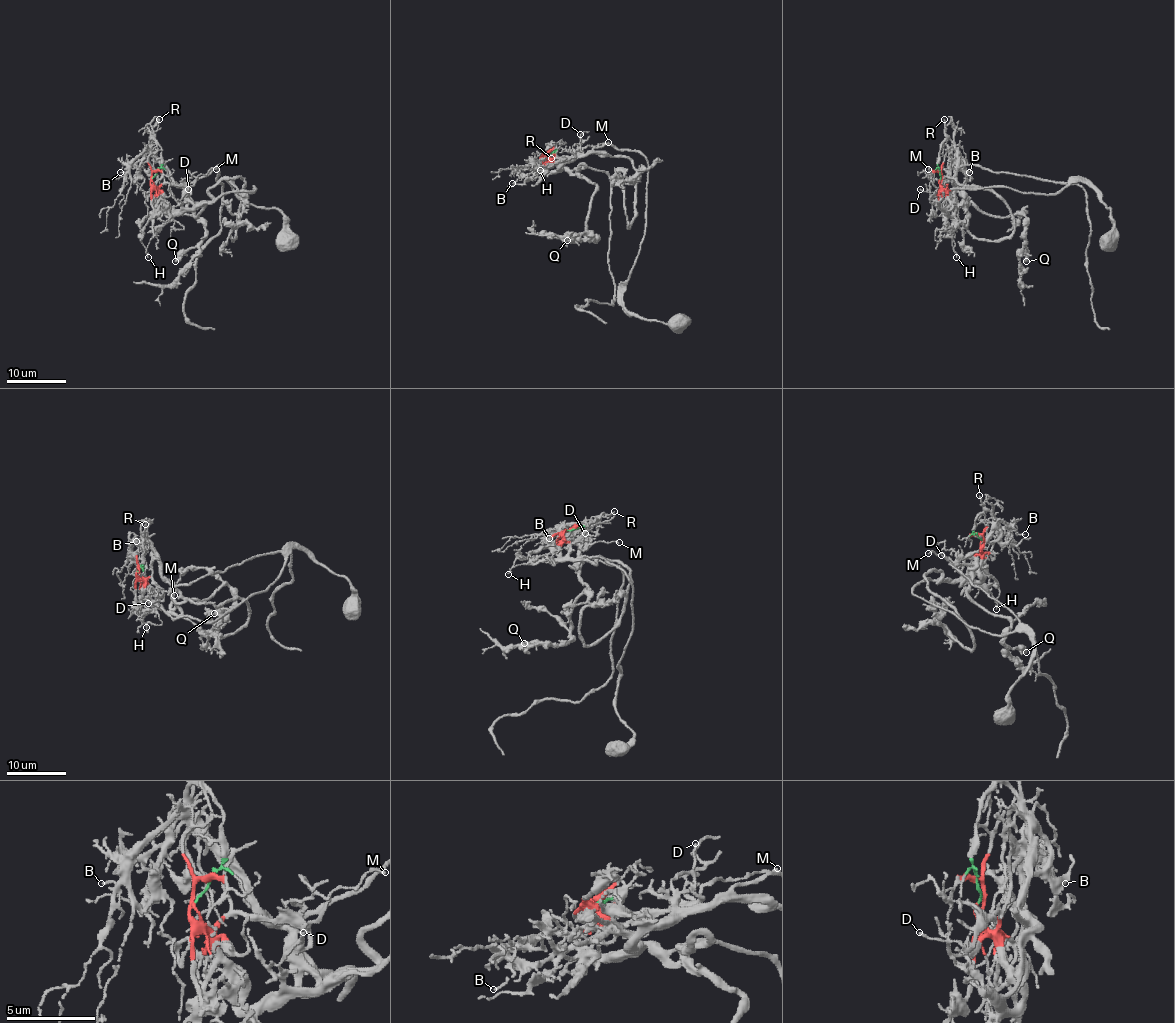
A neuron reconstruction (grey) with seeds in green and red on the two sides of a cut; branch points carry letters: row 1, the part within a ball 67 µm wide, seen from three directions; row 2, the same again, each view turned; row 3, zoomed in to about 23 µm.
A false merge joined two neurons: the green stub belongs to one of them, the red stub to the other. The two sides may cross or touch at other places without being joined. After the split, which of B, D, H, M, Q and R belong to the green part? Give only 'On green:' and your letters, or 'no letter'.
On green: B, Q, R

